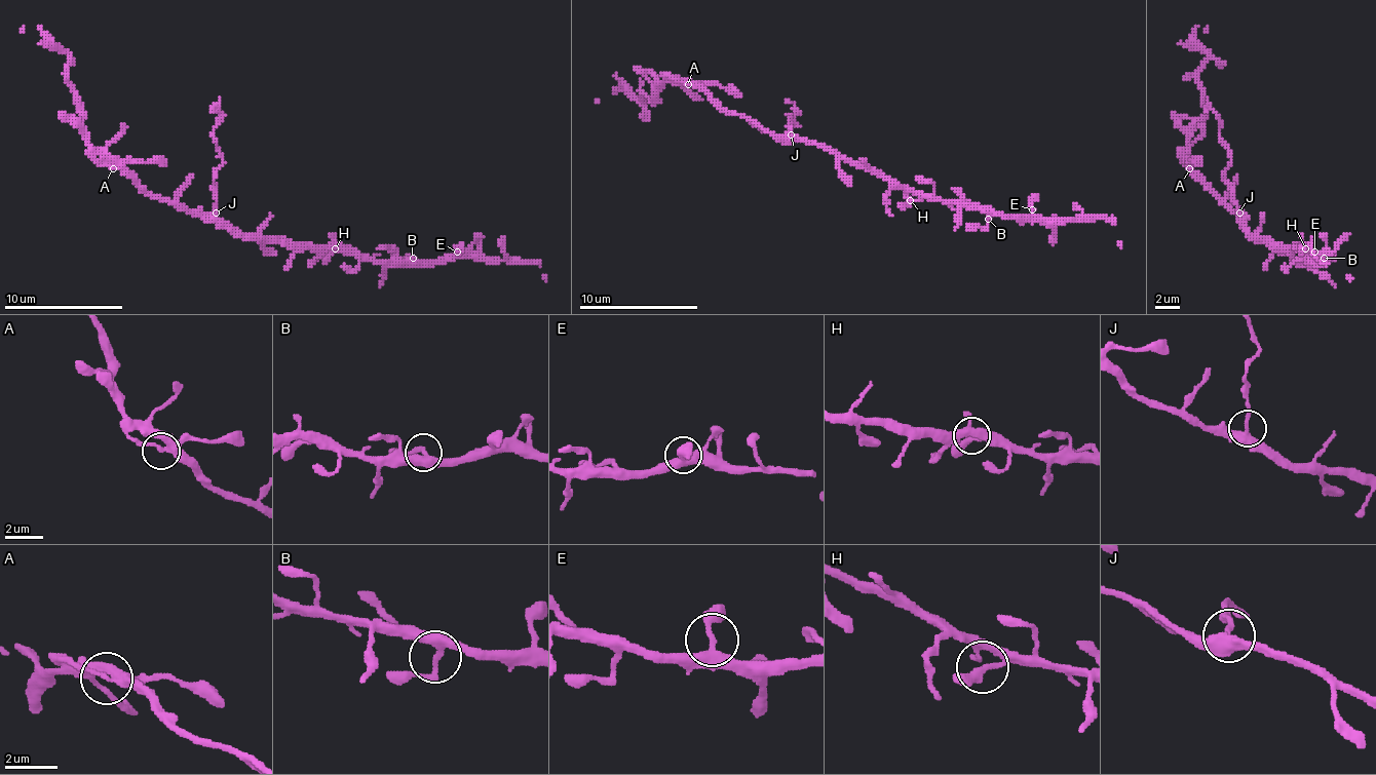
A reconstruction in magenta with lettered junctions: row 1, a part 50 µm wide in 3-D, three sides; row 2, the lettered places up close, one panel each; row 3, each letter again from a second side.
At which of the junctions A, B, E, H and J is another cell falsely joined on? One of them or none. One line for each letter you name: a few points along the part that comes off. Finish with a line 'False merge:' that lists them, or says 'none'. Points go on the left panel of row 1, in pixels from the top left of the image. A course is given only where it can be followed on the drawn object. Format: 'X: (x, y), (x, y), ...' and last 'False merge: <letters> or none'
J: (217, 212), (214, 178), (223, 154), (214, 136), (220, 109), (211, 109)
False merge: J

